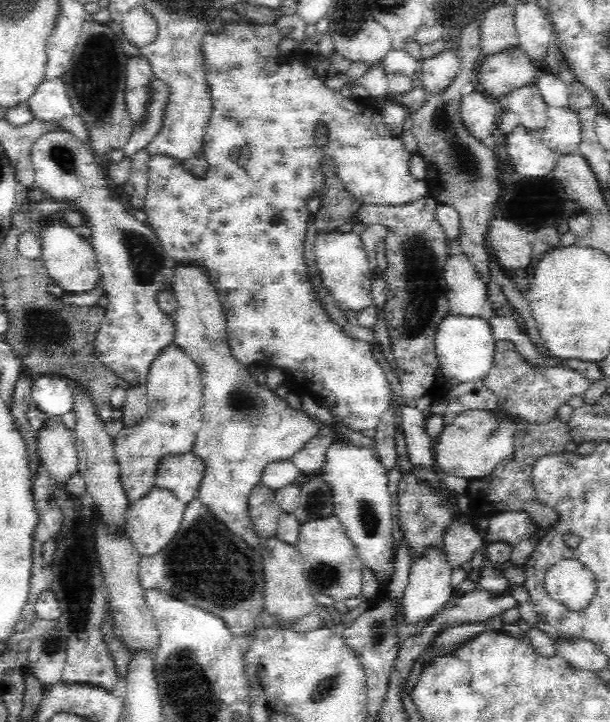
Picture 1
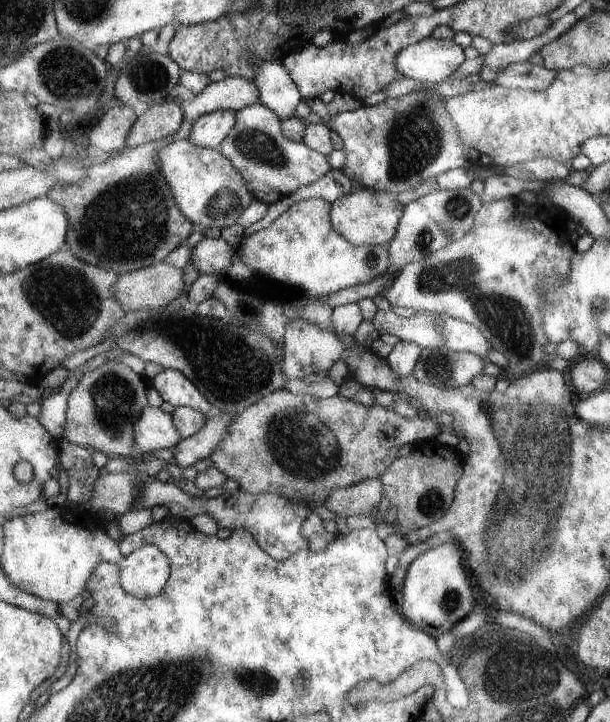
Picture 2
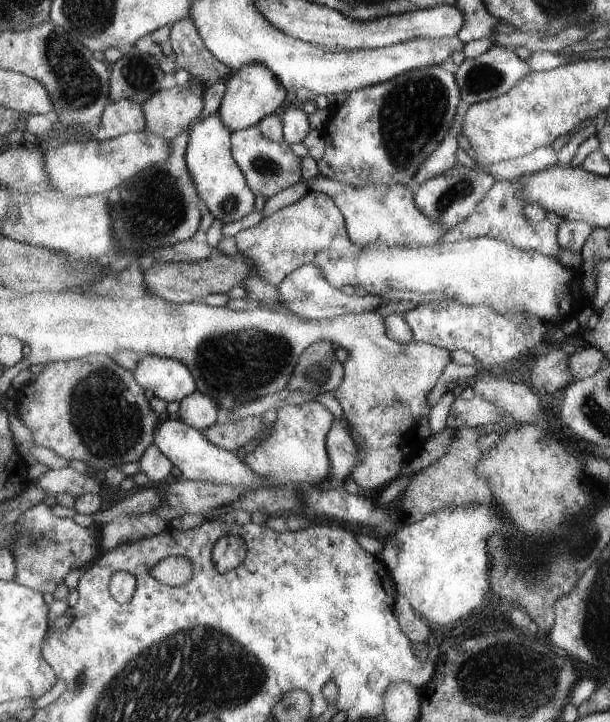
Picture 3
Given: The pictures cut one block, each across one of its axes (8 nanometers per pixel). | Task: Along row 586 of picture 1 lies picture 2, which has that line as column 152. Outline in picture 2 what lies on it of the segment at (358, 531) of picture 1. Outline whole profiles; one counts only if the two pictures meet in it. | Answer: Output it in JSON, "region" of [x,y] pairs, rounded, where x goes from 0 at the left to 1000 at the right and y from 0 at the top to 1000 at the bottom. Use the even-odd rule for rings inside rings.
{"region":[[[293,512],[264,515],[254,526],[248,526],[248,535],[261,543],[267,557],[280,560],[284,565],[307,562],[333,573],[343,573],[349,568],[349,560],[336,551],[336,546],[330,546],[326,537]]]}

